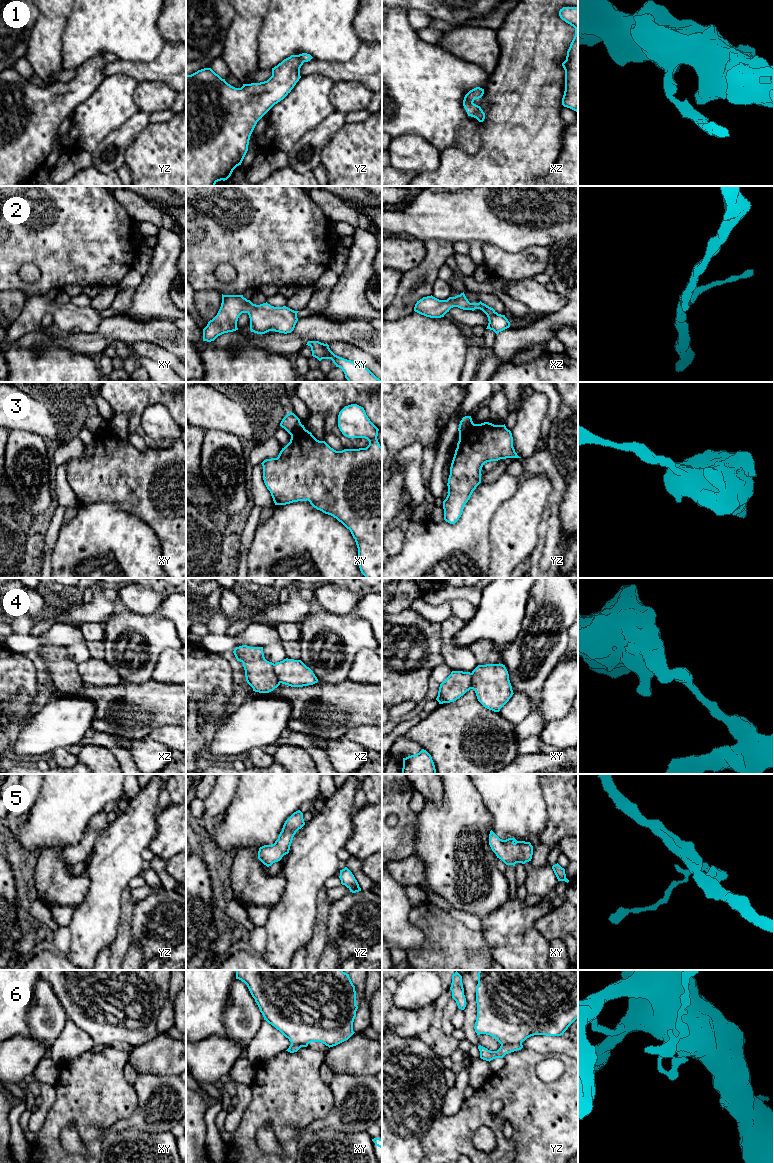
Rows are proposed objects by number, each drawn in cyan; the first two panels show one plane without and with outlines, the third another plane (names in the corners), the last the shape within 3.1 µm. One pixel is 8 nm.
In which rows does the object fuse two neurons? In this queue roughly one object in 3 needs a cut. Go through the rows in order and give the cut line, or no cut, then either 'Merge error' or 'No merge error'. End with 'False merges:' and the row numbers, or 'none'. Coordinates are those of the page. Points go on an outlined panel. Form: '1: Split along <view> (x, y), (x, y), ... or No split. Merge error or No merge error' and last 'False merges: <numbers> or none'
1: No split. No merge error
2: No split. No merge error
3: Split along yz (473, 423), (459, 438). Merge error
4: Split along xz (273, 664), (273, 670), (280, 682). Merge error
5: No split. No merge error
6: Split along yz (521, 1043), (501, 1045). Merge error
False merges: 3, 4, 6

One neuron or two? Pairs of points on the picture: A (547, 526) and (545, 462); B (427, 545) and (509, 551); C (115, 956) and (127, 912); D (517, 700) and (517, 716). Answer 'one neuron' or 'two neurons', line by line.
A: one neuron
B: two neurons
C: one neuron
D: one neuron

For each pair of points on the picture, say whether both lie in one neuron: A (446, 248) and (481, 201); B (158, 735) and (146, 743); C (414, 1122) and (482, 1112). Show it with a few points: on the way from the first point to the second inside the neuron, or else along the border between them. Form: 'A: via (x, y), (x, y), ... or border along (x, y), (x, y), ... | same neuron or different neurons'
A: border along (426, 242), (441, 240), (452, 244) | different neurons
B: border along (147, 736), (153, 739) | different neurons
C: border along (441, 1114), (434, 1119), (421, 1139) | different neurons

